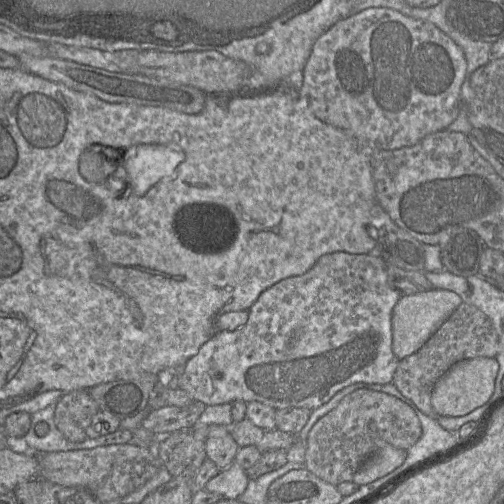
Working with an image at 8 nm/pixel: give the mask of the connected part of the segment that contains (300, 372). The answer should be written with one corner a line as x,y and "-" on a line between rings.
335,252
324,255
306,273
284,279
262,292
248,310
248,321
244,326
233,331
217,331
183,365
179,388
186,391
193,401
202,402
206,406
243,400
246,403
259,401
273,407
275,410
287,407
301,407
314,410
328,402
339,390
348,385
359,382
374,384
391,383
400,361
392,349
392,313
400,298
401,294
393,287
392,278
387,271
387,264
382,257
367,254
350,254
347,252

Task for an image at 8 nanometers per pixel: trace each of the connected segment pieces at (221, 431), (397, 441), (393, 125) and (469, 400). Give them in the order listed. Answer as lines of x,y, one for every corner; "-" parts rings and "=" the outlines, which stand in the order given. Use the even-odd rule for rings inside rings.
210,425
210,430
205,440
206,457
212,460
220,471
235,463
234,460
238,449
239,446
228,427
=
366,388
357,389
345,396
334,409
321,417
311,428
306,438
305,466
335,486
344,481
353,481
356,471
374,451
370,423
376,424
379,436
387,443
404,450
413,446
422,434
421,422
410,405
385,392
=
370,7
354,15
351,15
349,17
339,20
317,39
303,69
302,89
303,89
303,92
305,92
305,94
308,97
308,102
309,102
311,111
321,121
350,133
355,138
357,138
361,143
369,146
372,150
394,150
394,149
399,149
403,147
413,146
417,144
419,141
421,141
425,136
434,132
445,130
451,123
454,122
460,110
461,87
465,79
466,69
467,69
467,62
466,62
463,50
449,36
447,36
444,32
442,32
437,26
435,26
431,22
411,18
395,9
388,8
388,7
=
474,357
453,364
436,382
431,394
431,404
441,416
464,416
484,405
492,396
499,370
495,357

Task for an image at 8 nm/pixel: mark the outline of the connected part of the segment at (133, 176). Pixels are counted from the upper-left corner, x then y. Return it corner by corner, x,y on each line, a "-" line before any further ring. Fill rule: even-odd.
135,145
123,153
118,162
123,164
128,188
136,196
143,196
162,179
172,175
185,160
185,153
176,148
154,145

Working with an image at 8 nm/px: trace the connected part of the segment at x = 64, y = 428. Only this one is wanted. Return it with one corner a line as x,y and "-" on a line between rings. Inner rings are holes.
74,390
63,394
56,401
54,422
58,430
71,442
88,439
87,428
99,406
88,390

